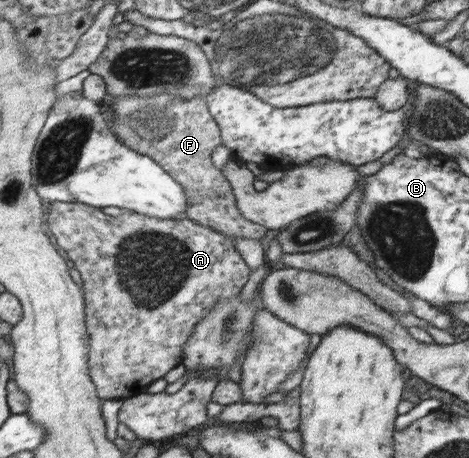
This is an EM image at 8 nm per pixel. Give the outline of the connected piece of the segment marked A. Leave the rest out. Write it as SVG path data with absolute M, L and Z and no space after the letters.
M51 202L48 204L50 213L48 215L48 223L46 228L53 233L55 244L64 252L65 256L75 261L77 269L81 271L85 281L93 281L93 283L85 283L85 297L87 297L87 329L91 333L90 347L90 371L93 380L96 382L98 394L103 400L106 399L126 399L137 397L139 394L147 393L148 385L155 385L155 381L164 378L174 367L181 365L184 359L184 347L190 337L194 335L195 328L208 315L215 306L223 300L229 300L235 296L239 296L243 285L249 281L252 269L242 258L241 252L228 236L221 234L217 230L213 230L208 226L195 223L189 219L181 220L161 220L154 217L147 217L137 212L127 212L120 216L113 217L105 215L101 208L95 208L86 204L69 204L67 202Z

